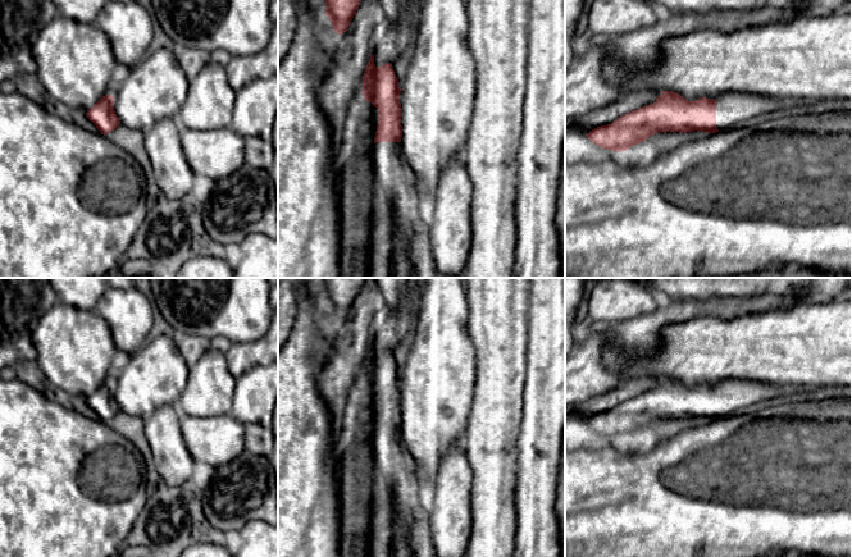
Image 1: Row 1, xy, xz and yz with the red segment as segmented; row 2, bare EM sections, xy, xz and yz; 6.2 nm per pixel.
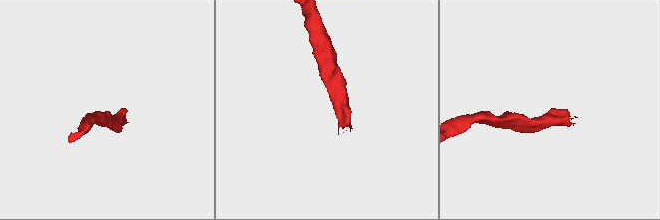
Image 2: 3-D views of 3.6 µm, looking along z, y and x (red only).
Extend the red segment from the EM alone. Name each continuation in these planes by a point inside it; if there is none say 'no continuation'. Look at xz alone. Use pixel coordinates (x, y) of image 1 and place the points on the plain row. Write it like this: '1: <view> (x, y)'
1: xz (408, 515)

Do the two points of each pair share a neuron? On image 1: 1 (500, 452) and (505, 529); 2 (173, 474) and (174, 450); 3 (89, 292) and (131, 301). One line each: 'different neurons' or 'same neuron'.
1: same neuron
2: same neuron
3: different neurons

